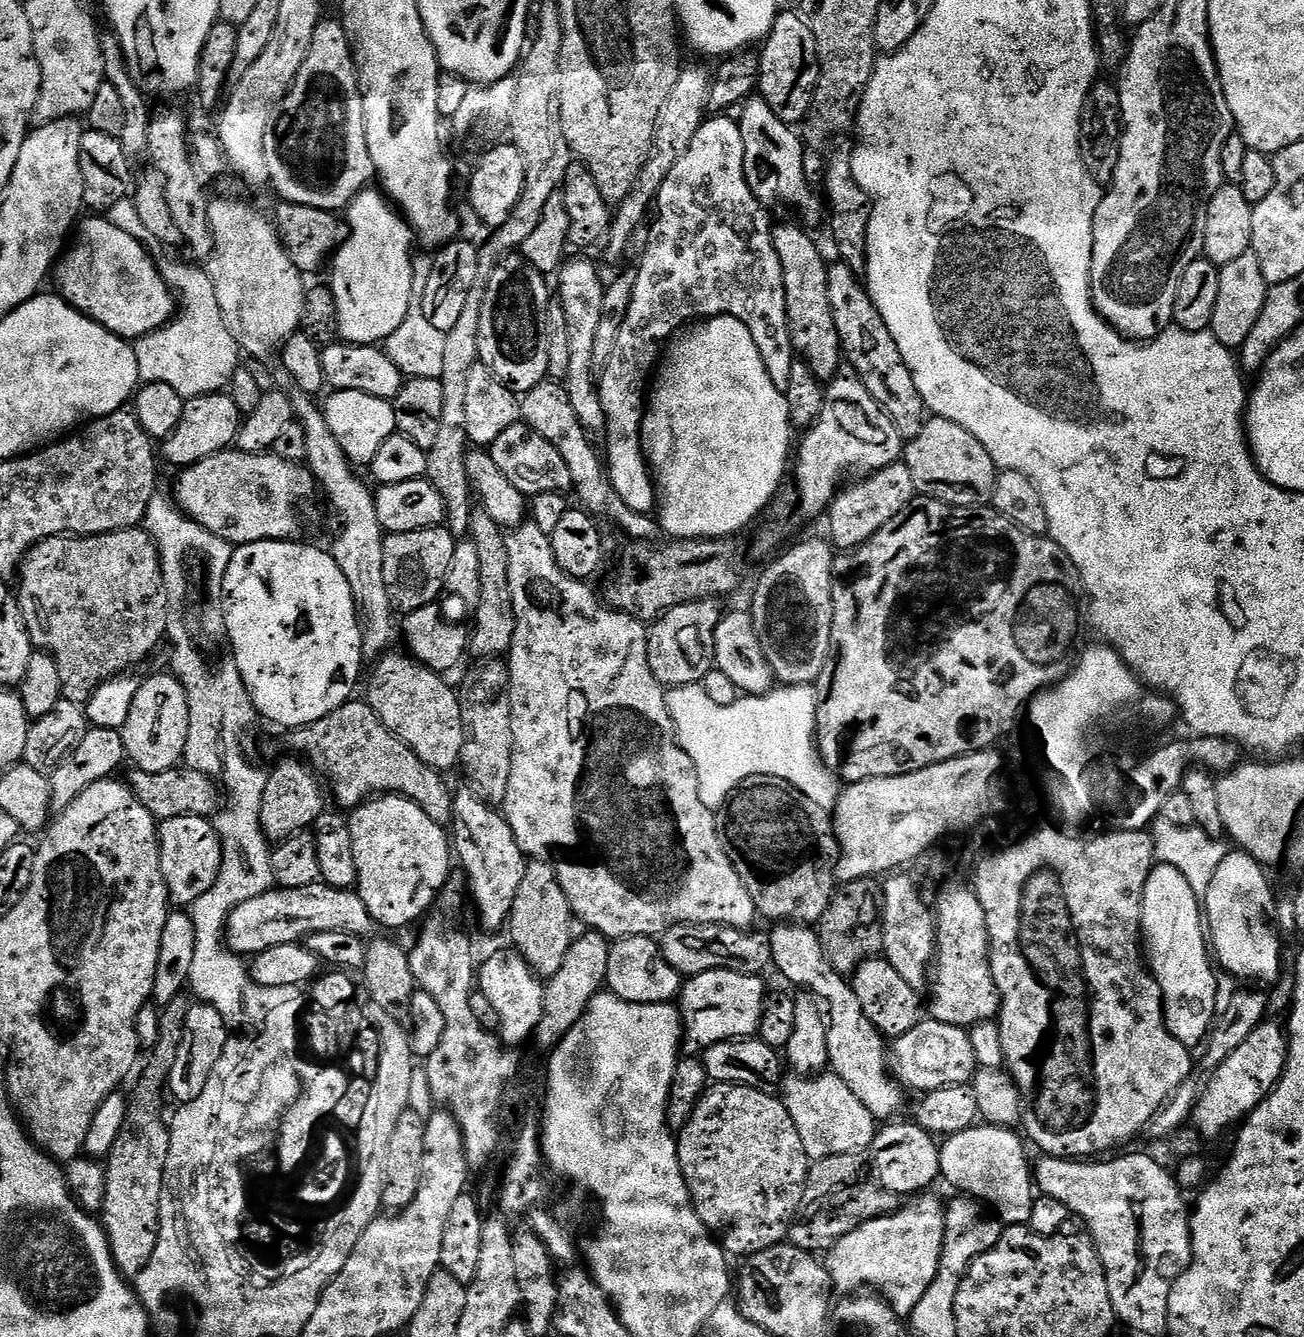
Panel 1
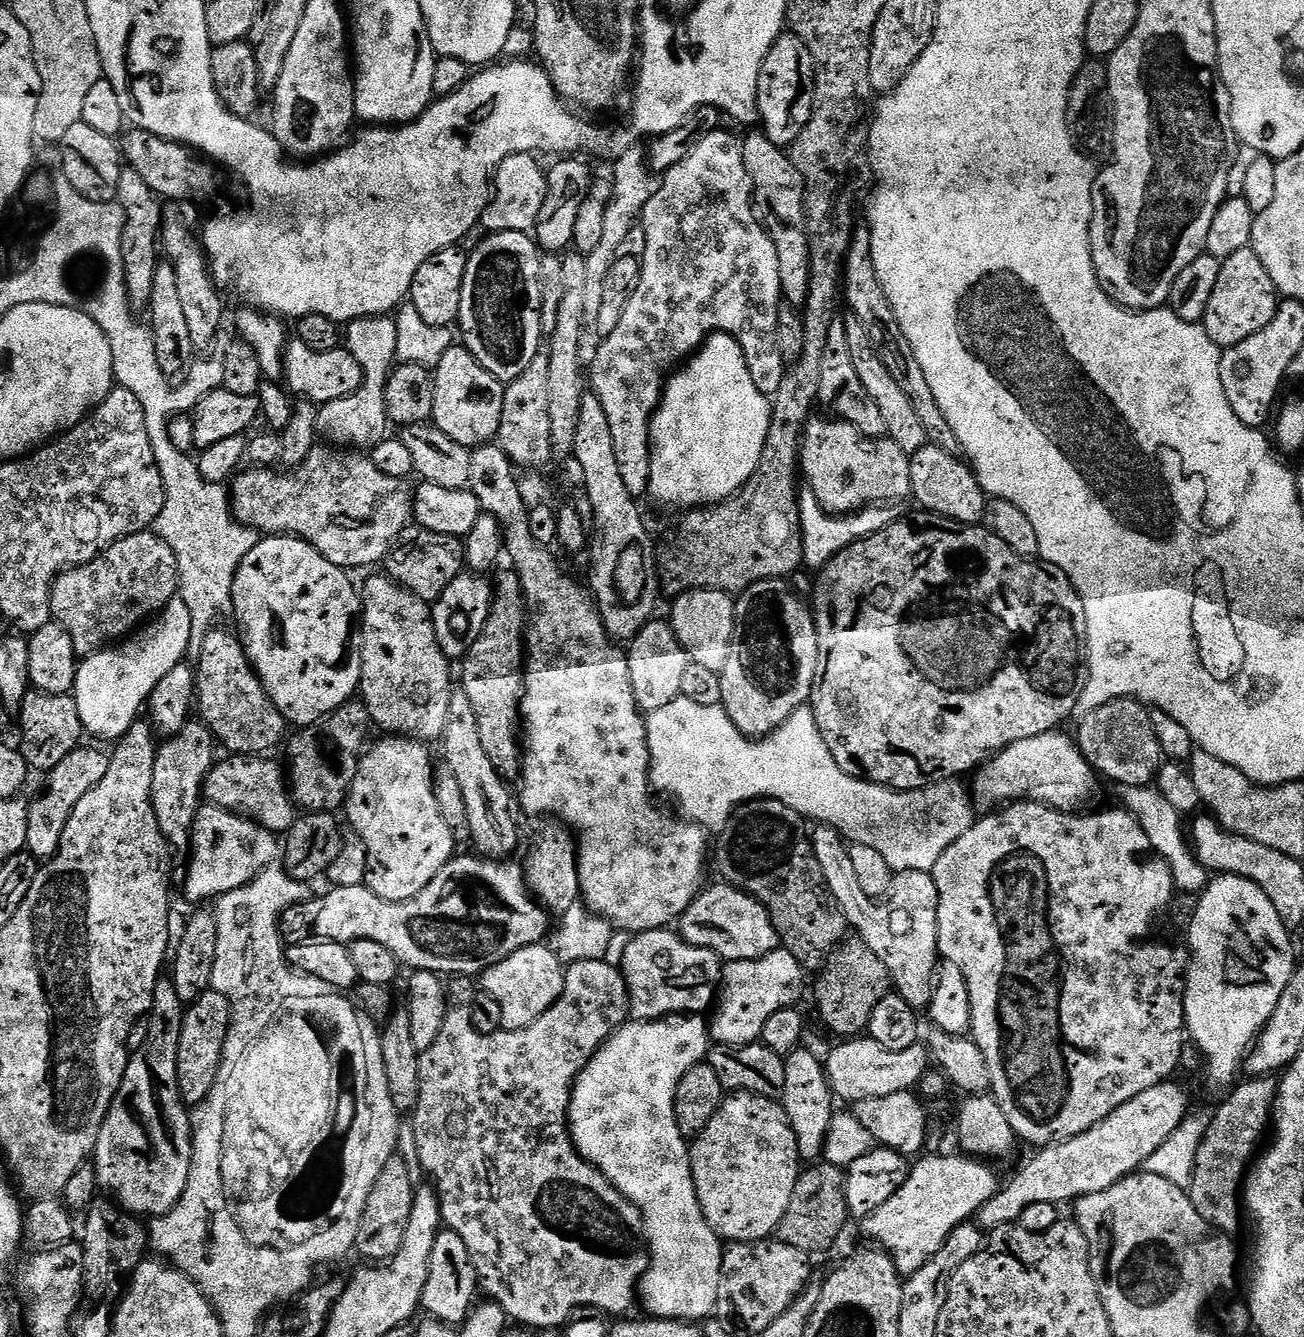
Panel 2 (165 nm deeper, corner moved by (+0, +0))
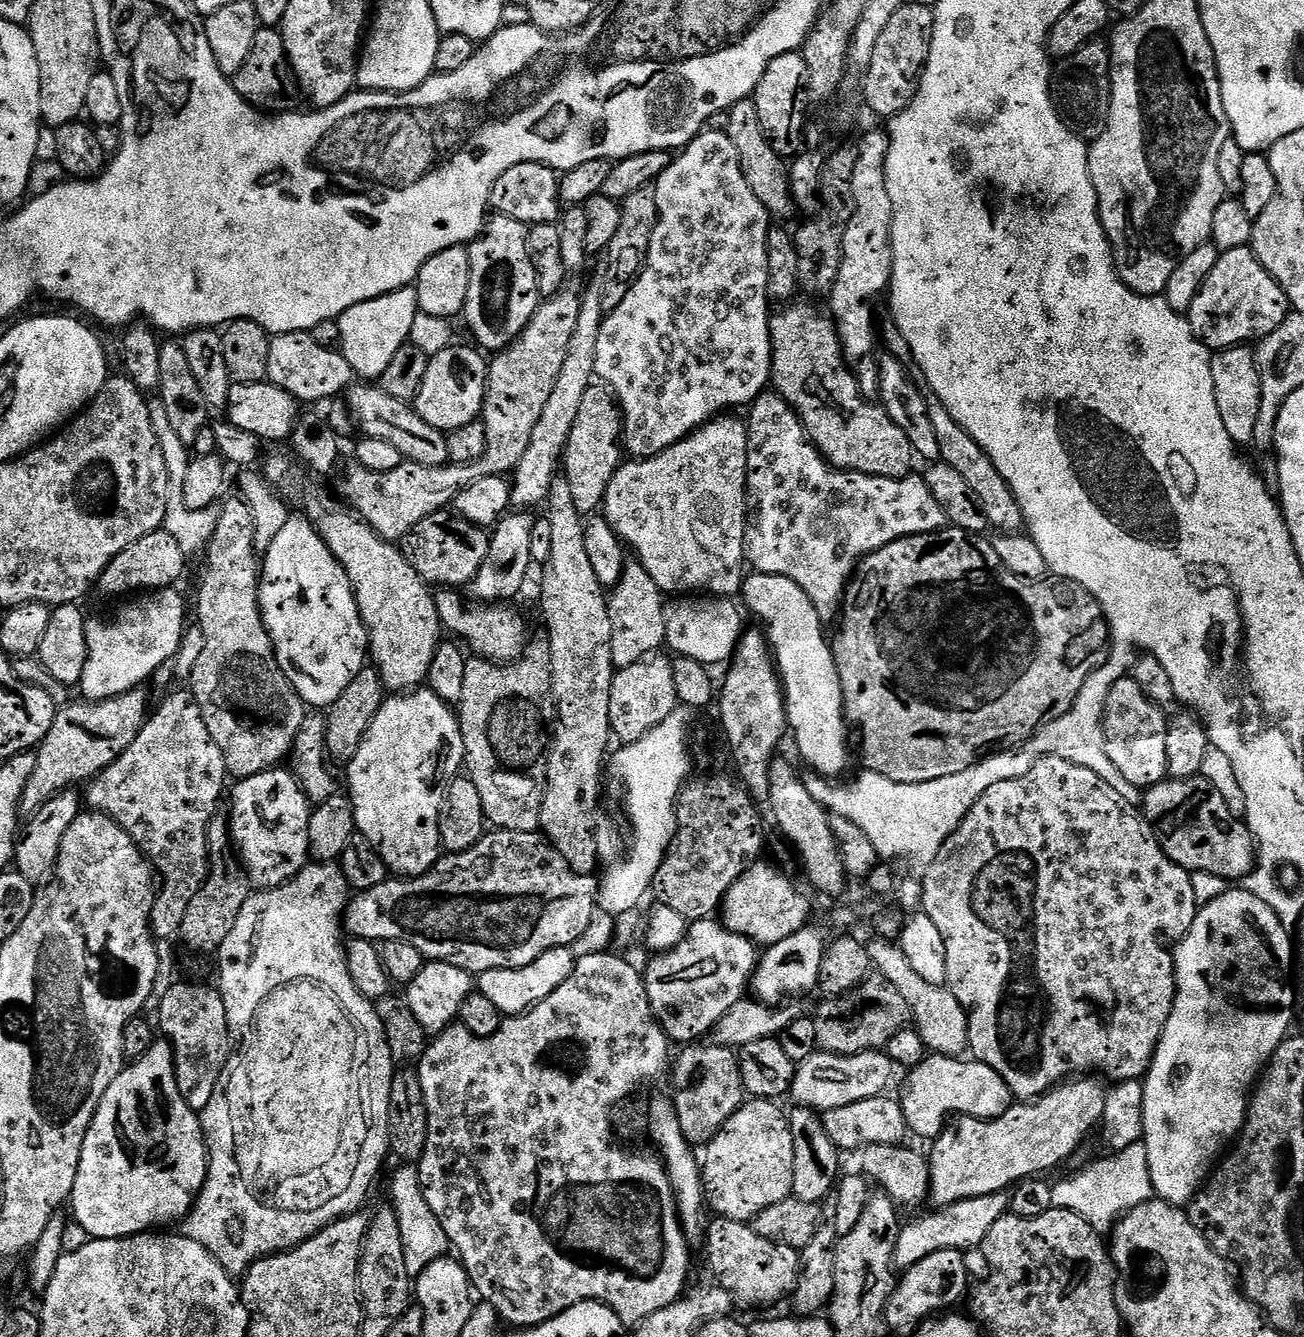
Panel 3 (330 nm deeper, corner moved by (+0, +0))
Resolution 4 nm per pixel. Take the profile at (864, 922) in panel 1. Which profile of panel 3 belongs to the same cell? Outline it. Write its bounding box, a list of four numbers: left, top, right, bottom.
[814,974,912,1056]

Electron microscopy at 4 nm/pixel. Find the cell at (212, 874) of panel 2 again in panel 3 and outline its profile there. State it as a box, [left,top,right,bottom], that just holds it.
[226,766,313,890]

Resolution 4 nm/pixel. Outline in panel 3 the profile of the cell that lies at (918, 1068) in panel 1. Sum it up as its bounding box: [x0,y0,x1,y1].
[790,1050,894,1114]

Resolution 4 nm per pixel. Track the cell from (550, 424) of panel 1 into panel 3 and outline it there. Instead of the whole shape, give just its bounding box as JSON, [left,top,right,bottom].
[340,290,582,541]

